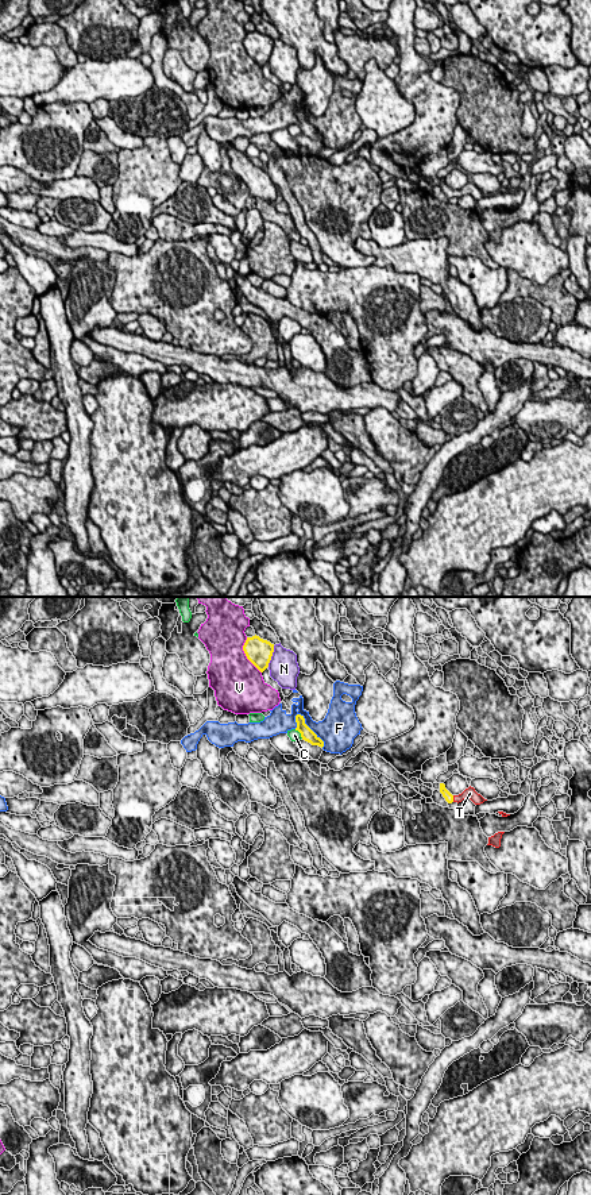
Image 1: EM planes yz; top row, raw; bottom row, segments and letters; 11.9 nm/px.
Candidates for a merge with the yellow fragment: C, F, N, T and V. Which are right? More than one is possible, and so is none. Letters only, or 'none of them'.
T

